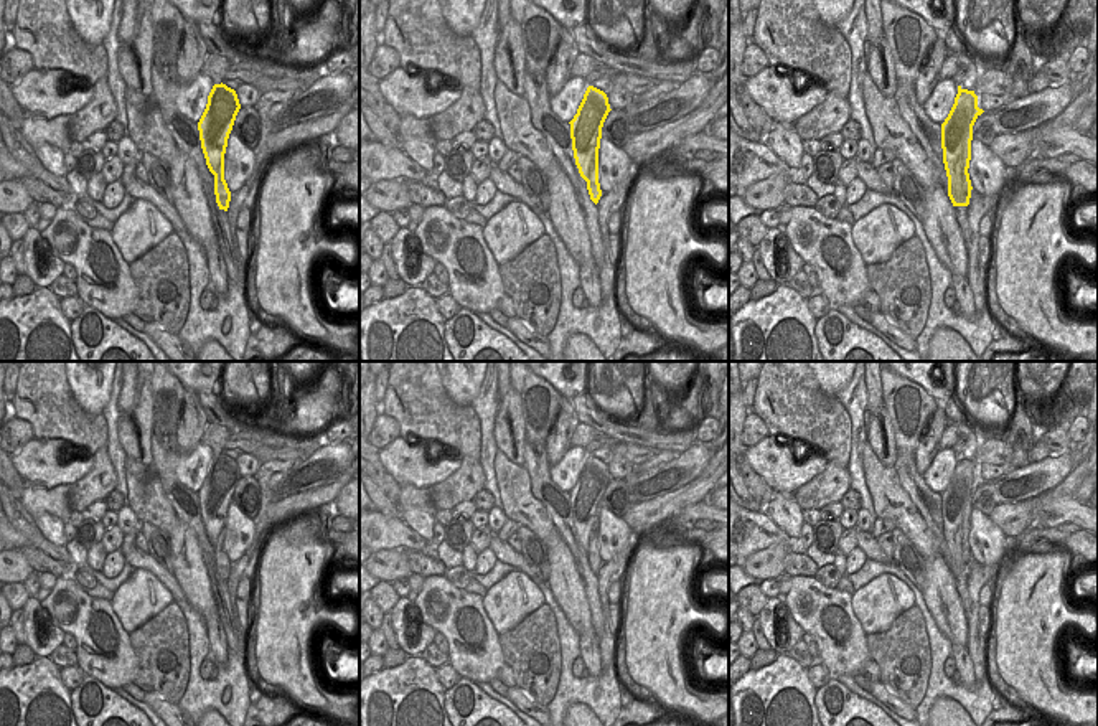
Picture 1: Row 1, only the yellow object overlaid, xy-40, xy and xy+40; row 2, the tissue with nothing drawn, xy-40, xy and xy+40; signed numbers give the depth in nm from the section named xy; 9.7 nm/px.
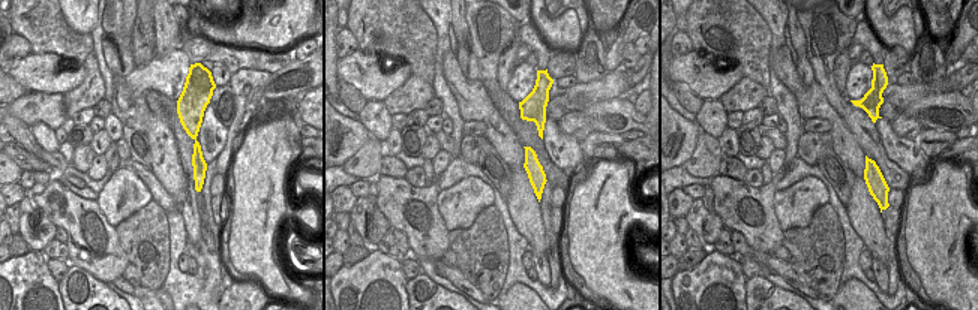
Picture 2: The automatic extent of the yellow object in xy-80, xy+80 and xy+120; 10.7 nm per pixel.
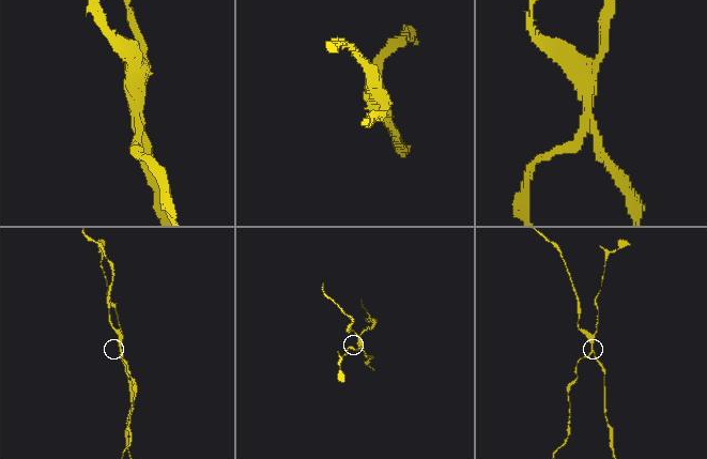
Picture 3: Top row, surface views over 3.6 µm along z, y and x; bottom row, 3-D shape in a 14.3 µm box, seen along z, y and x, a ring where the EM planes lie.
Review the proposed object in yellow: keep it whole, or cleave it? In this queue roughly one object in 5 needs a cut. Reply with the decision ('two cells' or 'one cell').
two cells

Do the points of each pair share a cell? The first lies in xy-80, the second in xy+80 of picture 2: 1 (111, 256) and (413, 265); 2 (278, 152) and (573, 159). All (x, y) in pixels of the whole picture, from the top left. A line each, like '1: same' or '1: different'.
1: different
2: different

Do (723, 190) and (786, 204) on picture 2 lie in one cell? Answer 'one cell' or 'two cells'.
two cells

